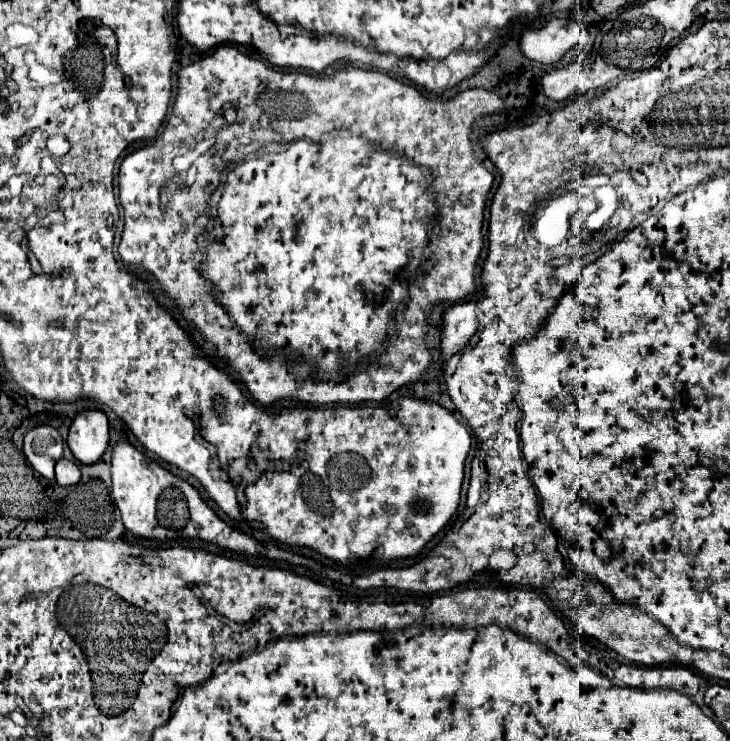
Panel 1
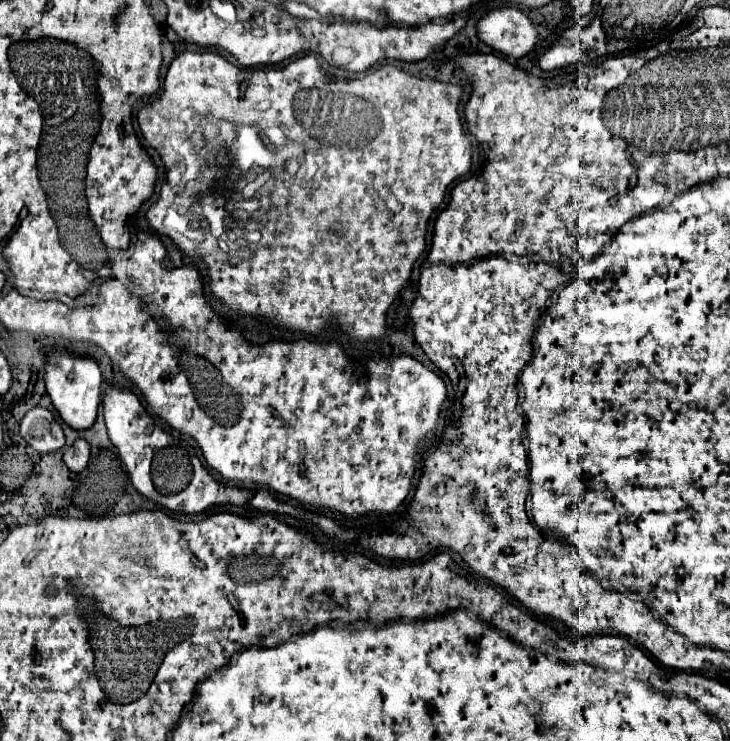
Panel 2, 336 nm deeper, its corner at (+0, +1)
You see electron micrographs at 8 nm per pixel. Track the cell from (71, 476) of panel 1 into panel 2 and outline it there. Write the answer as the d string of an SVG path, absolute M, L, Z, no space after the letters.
M78 439L70 449L66 449L64 453L64 463L70 471L74 473L80 473L86 469L88 465L88 459L90 459L90 445L82 439Z

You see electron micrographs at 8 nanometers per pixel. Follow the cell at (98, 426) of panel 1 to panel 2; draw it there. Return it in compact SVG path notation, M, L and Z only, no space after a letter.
M52 351L48 355L46 391L52 399L52 405L60 413L62 421L70 425L74 431L84 431L94 425L100 405L100 385L102 385L102 375L96 361L84 357L72 357L66 351Z

